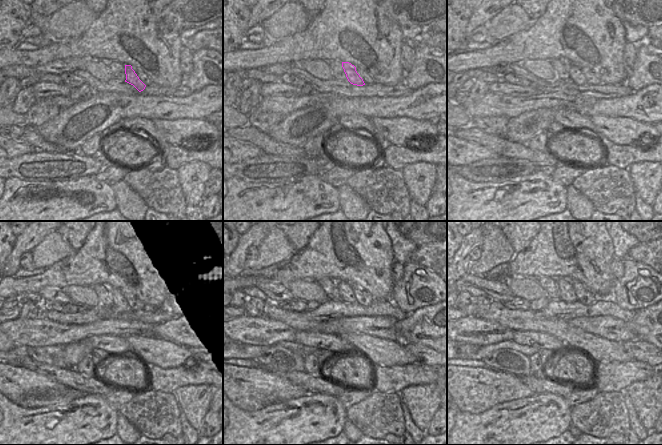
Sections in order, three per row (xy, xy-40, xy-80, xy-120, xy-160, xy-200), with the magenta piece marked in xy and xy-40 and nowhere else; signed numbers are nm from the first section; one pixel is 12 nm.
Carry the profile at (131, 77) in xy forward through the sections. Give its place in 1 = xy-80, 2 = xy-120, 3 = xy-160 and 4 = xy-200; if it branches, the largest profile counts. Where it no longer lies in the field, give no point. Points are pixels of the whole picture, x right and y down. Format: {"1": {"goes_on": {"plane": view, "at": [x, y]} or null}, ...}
{"1": {"goes_on": {"plane": "xy-80", "at": [576, 75]}}, "2": {"goes_on": {"plane": "xy-120", "at": [120, 304]}}, "3": {"goes_on": {"plane": "xy-160", "at": [345, 290]}}, "4": {"goes_on": {"plane": "xy-200", "at": [567, 292]}}}

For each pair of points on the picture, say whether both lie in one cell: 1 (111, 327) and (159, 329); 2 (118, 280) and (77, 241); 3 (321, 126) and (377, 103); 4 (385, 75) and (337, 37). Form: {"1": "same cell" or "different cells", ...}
{"1": "different cells", "2": "different cells", "3": "same cell", "4": "same cell"}

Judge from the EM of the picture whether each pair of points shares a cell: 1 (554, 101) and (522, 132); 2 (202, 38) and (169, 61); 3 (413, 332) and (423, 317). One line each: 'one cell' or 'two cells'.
1: two cells
2: two cells
3: one cell

